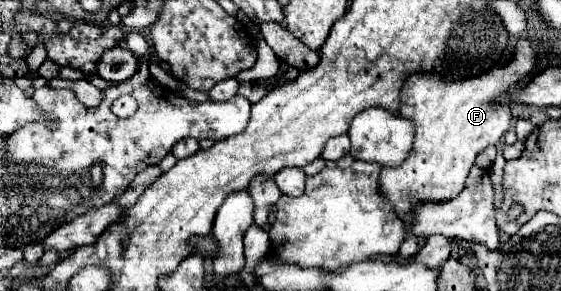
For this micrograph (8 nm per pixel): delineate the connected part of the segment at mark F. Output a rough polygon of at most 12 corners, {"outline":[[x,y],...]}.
{"outline":[[536,53],[446,83],[412,75],[398,115],[414,121],[382,197],[412,225],[418,203],[454,199],[476,155],[512,125]]}

